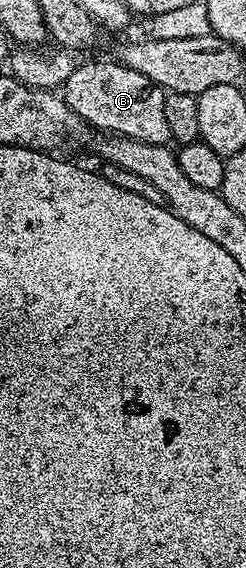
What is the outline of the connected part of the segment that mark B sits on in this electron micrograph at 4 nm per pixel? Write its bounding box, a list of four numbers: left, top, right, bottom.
[61,60,172,146]

